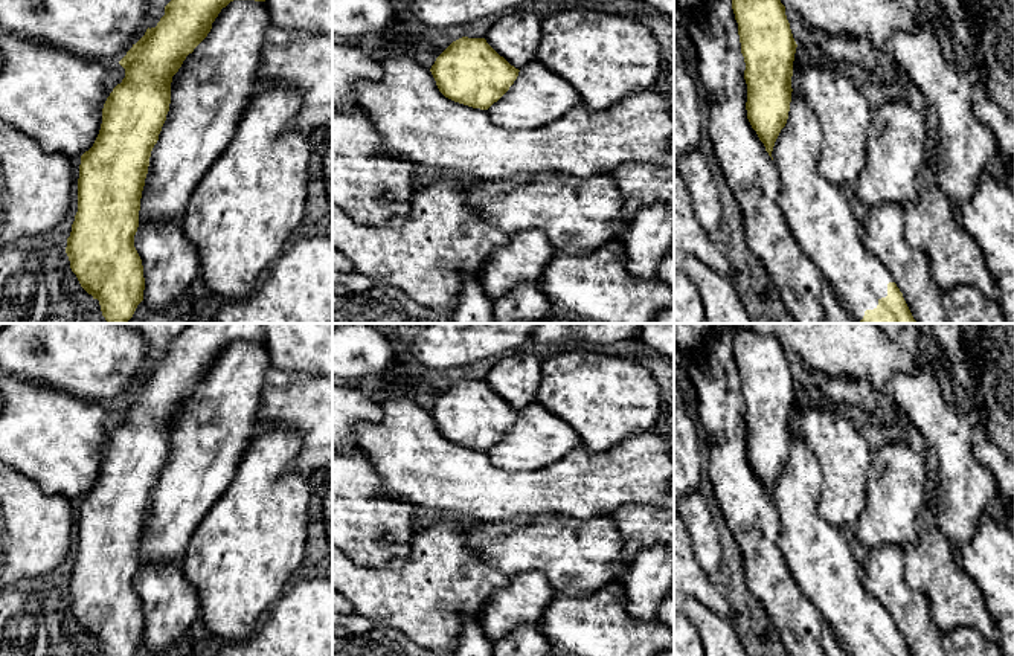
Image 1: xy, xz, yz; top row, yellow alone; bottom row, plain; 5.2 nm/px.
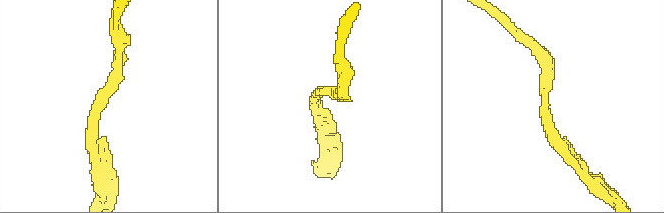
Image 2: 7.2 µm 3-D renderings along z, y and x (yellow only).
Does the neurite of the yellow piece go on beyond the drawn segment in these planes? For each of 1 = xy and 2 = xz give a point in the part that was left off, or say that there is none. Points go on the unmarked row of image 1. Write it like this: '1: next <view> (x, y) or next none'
1: next xy (209, 434)
2: next xz (539, 438)

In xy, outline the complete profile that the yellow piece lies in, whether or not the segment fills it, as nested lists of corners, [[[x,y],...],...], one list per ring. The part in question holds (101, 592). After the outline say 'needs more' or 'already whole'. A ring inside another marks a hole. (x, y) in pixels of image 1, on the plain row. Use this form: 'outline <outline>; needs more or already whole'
outline [[[189,323],[166,348],[156,369],[119,403],[125,420],[107,439],[93,488],[81,497],[78,554],[66,595],[81,629],[99,642],[102,656],[134,656],[145,619],[134,577],[143,563],[181,560],[207,511],[235,478],[258,421],[265,375],[271,368],[264,323]]]; needs more

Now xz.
outline [[[485,380],[453,383],[430,413],[445,439],[485,452],[502,470],[541,470],[581,445],[578,433],[537,401],[518,412]]]; needs more

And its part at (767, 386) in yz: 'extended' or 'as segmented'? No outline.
extended

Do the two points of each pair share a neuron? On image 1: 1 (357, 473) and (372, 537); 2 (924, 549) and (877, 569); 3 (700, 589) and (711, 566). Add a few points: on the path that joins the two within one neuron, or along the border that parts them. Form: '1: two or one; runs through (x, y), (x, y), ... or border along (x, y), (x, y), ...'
1: one; runs through (357, 488), (357, 514), (365, 522)
2: two; border along (900, 548), (904, 582), (917, 591)
3: two; border along (691, 542), (699, 566), (711, 578)

